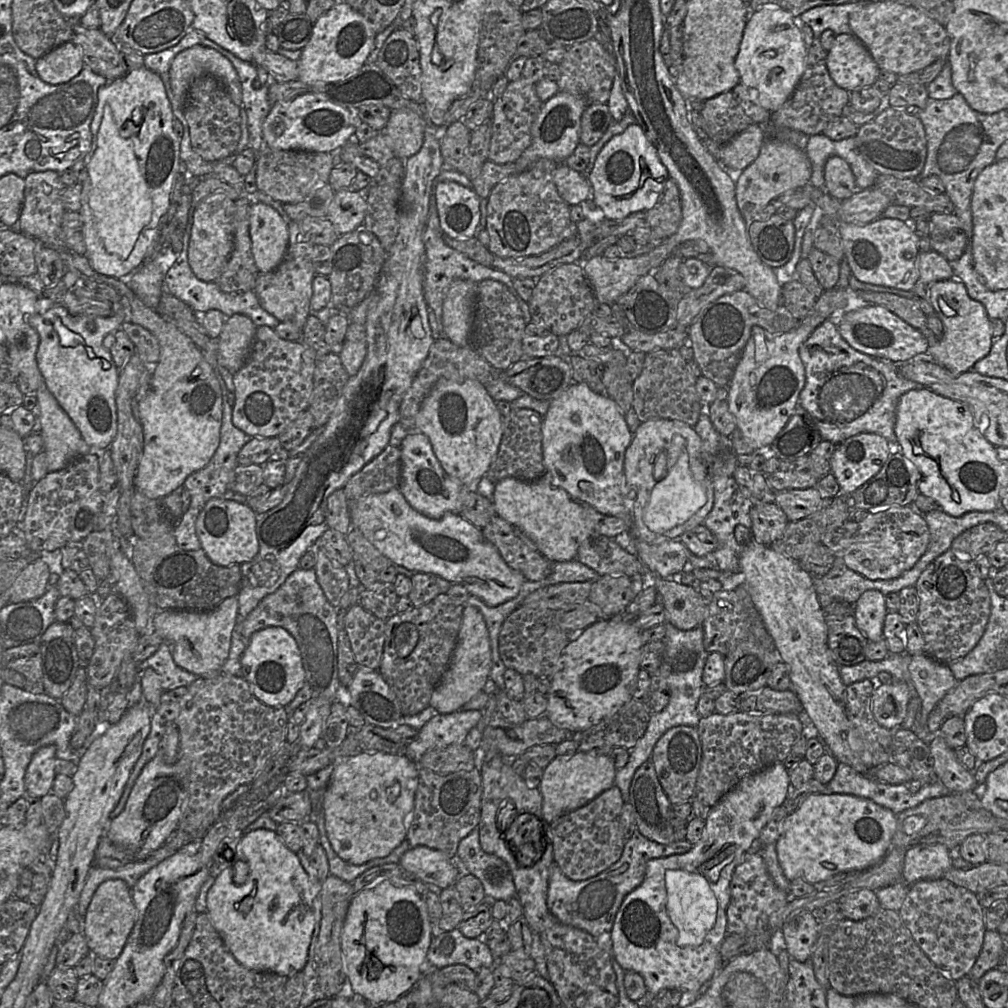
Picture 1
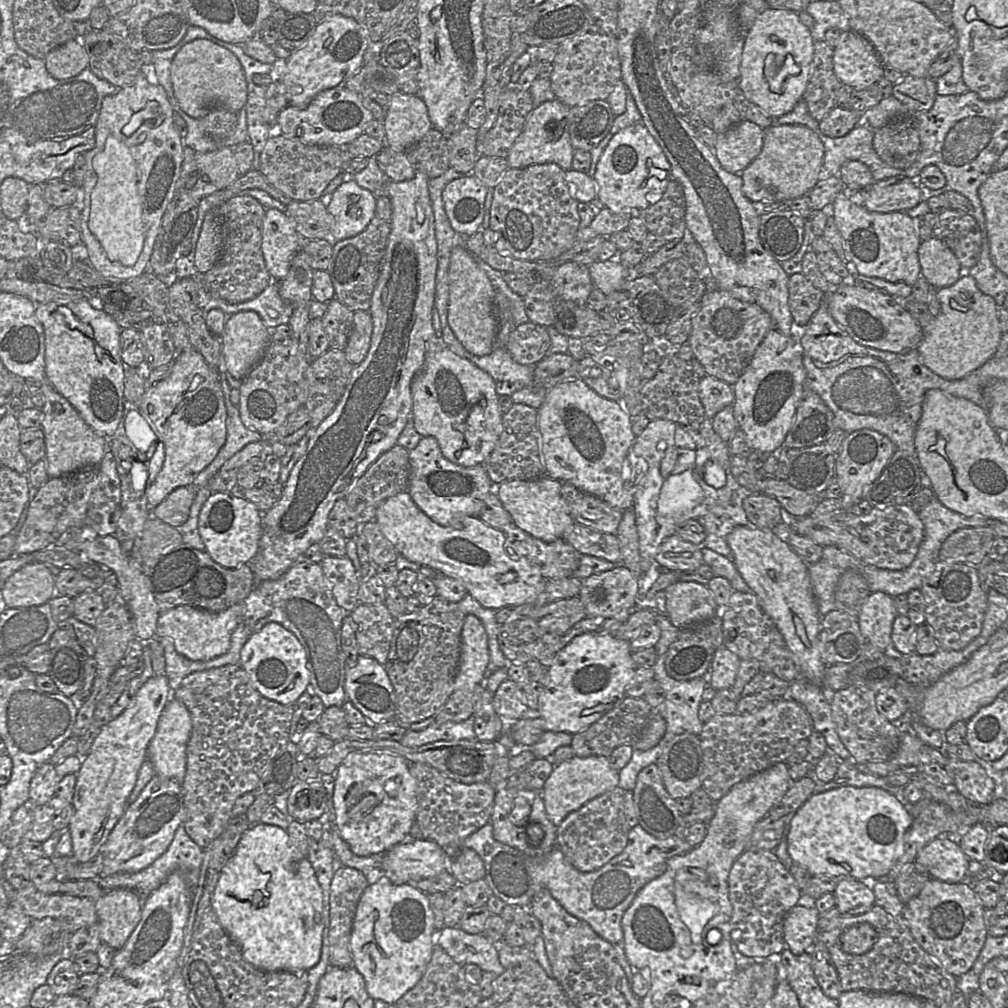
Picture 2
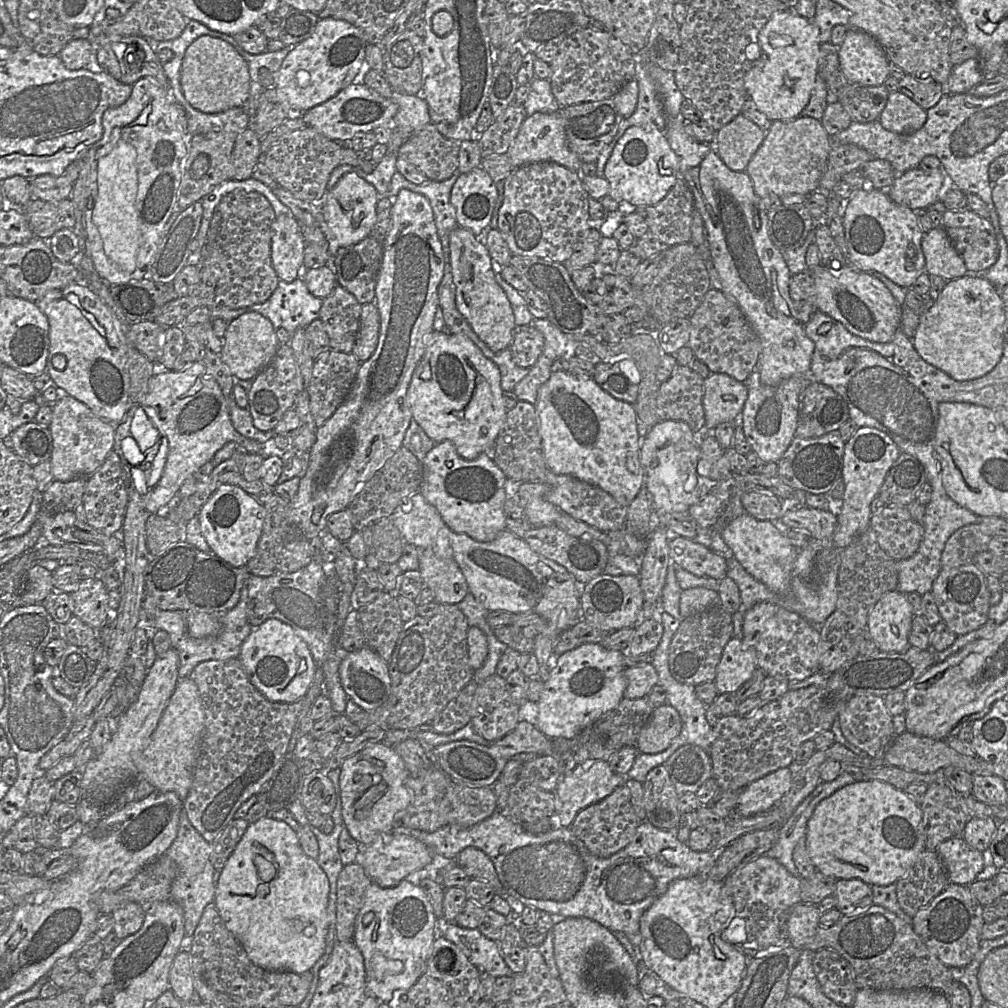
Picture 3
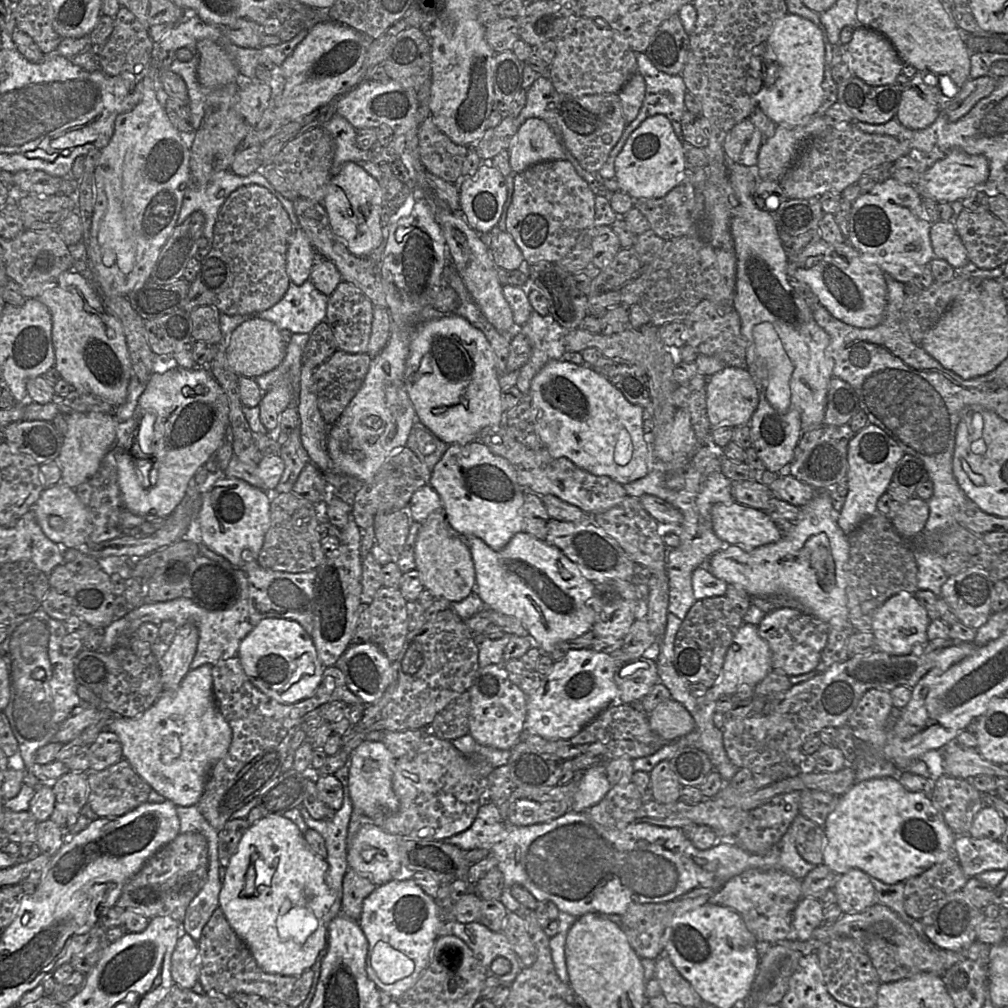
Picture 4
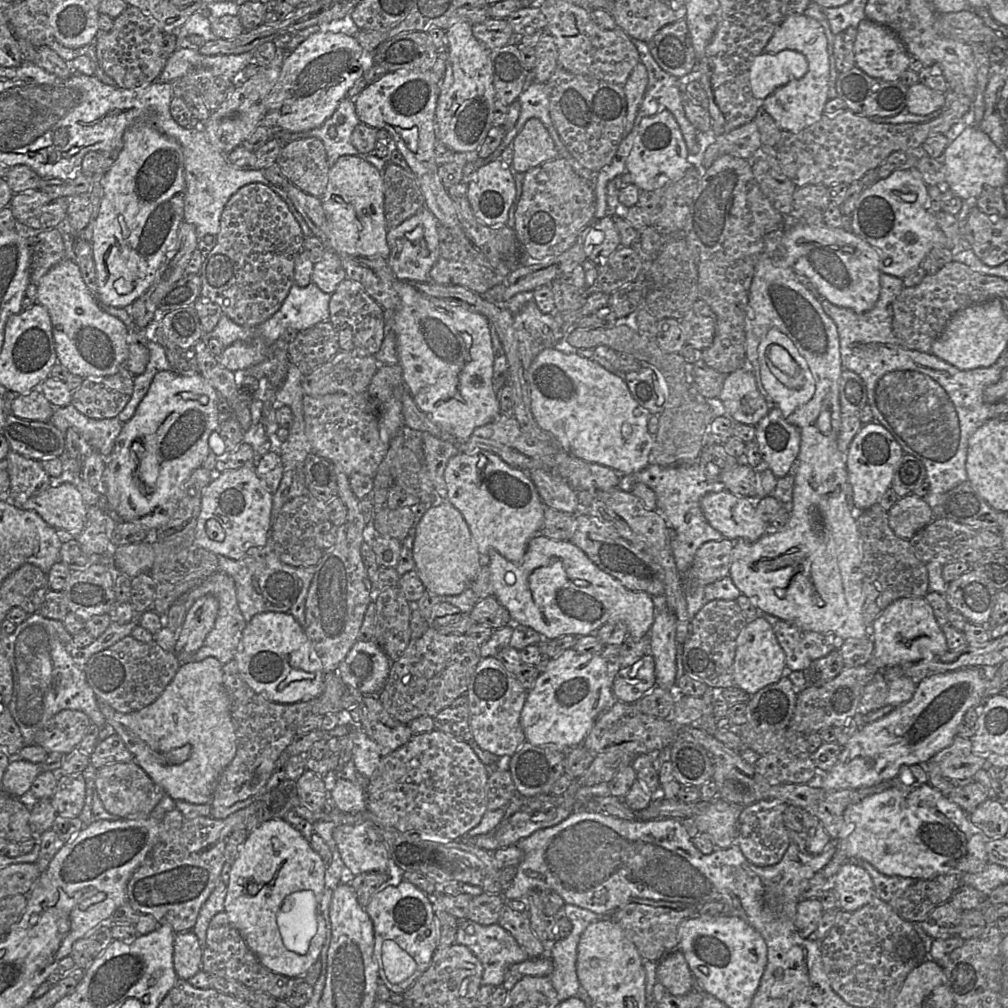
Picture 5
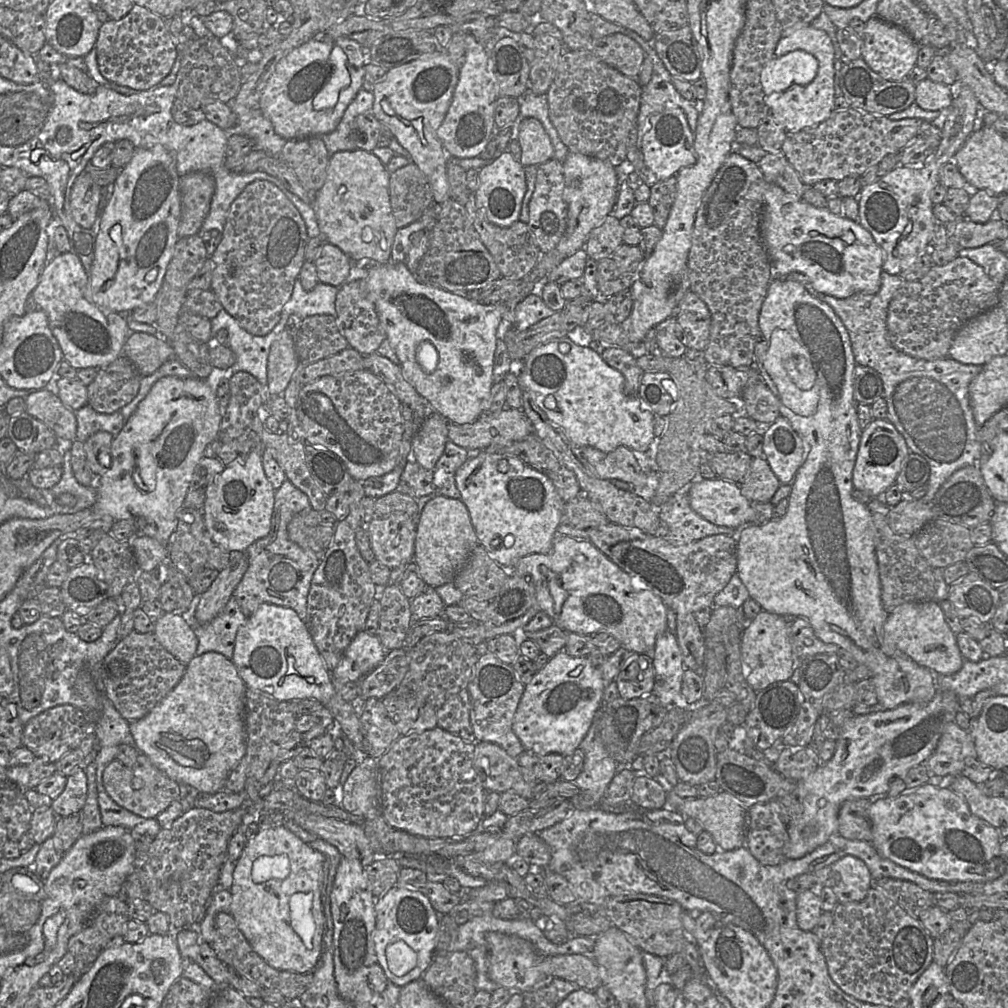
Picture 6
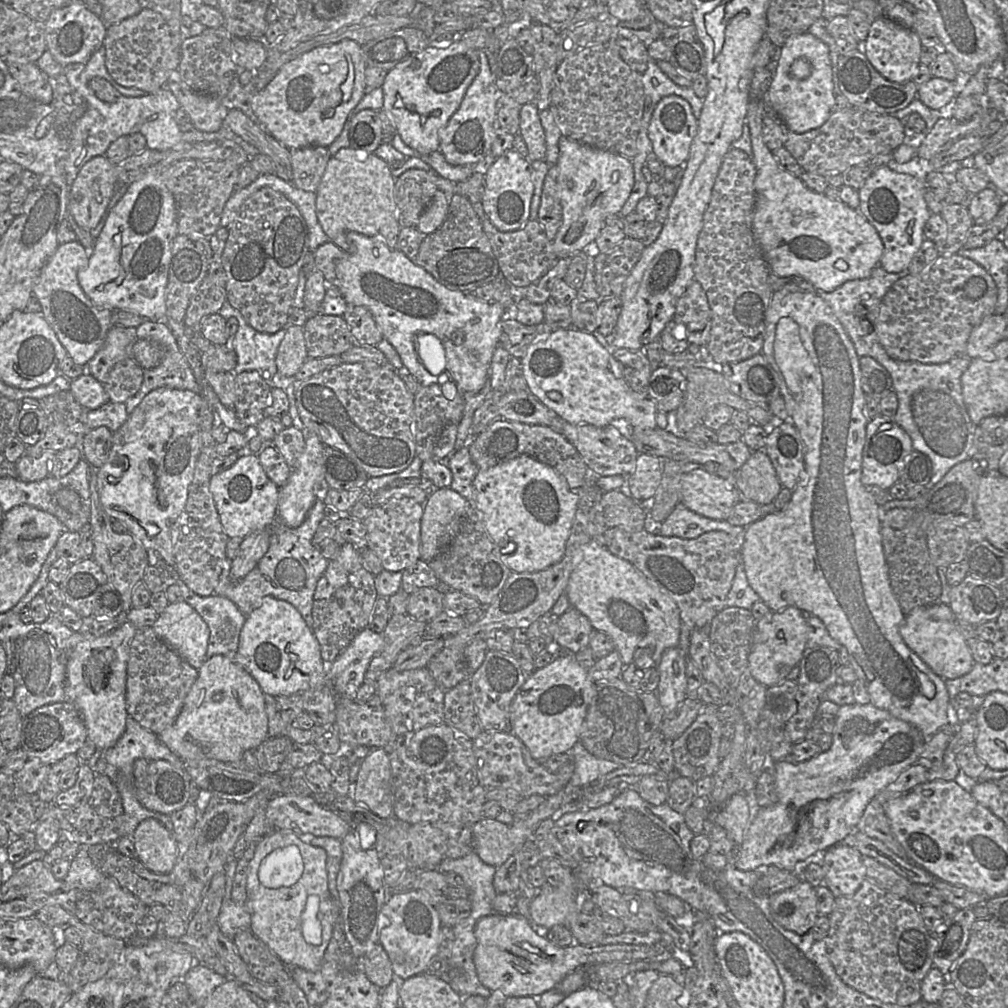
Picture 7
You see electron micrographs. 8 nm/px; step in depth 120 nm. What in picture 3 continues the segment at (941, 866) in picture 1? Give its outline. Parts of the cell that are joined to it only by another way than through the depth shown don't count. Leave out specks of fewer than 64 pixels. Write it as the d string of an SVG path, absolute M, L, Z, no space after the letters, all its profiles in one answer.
M962 837L941 842L936 852L951 883L968 886L985 867L983 853L970 847Z

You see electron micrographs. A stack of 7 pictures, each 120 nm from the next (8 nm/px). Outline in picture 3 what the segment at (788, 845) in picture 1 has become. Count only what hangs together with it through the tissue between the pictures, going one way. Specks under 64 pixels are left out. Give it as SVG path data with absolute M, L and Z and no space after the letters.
M881 780L855 781L823 799L807 824L805 842L808 855L817 870L836 879L861 879L871 885L887 886L896 883L925 850L921 829L922 812L909 795Z

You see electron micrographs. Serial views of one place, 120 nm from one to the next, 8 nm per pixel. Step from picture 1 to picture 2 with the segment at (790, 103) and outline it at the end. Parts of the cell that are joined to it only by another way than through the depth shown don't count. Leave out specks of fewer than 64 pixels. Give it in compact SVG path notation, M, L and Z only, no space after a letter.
M825 41L814 42L811 71L802 99L818 122L837 106L837 91L843 84L835 75L833 54L834 48Z

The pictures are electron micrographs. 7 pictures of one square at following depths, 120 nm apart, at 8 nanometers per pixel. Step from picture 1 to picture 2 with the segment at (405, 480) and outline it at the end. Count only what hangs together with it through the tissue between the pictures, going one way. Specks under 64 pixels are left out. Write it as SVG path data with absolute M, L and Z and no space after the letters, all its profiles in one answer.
M422 437L418 445L409 451L410 478L407 492L417 507L431 520L445 527L462 528L462 519L468 516L478 517L483 508L484 497L492 490L484 464L475 467L463 467L447 460L441 453L439 444L434 437Z

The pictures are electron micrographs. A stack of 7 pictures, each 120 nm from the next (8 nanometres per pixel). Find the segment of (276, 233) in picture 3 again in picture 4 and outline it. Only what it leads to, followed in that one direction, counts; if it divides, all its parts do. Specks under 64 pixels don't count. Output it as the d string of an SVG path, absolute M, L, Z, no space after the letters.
M302 228L294 229L286 255L286 271L290 282L302 285L309 279L312 266L313 247Z

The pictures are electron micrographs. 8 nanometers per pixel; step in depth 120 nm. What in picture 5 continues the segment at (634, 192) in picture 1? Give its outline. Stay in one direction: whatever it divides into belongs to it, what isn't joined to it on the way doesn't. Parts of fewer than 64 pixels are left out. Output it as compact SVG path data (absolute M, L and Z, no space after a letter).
M668 110L644 117L626 159L626 172L641 191L653 191L678 181L689 167L688 150L680 127Z

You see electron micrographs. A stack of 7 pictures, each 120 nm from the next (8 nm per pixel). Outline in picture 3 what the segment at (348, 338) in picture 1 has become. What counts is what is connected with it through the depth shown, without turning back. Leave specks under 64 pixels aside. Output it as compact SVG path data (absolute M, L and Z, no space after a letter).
M375 303L362 306L360 328L352 354L361 362L367 361L374 353L380 329L380 315Z

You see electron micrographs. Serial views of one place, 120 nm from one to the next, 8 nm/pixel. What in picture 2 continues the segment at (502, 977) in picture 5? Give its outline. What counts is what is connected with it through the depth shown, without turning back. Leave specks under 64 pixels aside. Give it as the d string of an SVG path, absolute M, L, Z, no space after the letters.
M444 927L433 932L433 947L441 947L461 965L476 964L485 972L500 975L506 969L501 965L495 943L483 934L469 934L458 927Z

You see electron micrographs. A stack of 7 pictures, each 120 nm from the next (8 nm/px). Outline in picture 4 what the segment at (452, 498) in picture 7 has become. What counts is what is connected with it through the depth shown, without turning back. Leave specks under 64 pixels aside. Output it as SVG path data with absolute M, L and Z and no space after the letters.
M443 510L431 513L420 525L414 550L416 570L425 589L437 600L459 602L465 599L475 586L475 568L471 552L447 522Z

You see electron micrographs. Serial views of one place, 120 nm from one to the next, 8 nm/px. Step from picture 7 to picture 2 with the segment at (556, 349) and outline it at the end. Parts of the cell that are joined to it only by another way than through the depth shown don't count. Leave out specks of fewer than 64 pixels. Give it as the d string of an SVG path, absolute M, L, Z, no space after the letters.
M576 377L549 389L542 406L537 411L541 434L541 455L546 476L569 483L585 493L600 498L612 508L622 512L633 508L636 486L625 487L622 470L623 461L636 436L632 432L632 417L622 403L600 396L582 379Z

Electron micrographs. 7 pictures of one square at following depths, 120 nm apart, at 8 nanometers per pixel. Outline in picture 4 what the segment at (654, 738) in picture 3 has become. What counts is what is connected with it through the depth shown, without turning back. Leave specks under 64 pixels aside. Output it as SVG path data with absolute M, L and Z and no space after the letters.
M670 698L649 714L650 728L668 743L689 734L695 728L691 714L683 704Z

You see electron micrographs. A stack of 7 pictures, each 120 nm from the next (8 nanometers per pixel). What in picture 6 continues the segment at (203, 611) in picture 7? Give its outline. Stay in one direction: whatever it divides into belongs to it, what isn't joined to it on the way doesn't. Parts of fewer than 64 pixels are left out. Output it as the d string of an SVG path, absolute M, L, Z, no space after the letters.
M195 594L190 607L182 613L198 638L196 656L217 652L232 660L237 632L247 617L243 614L236 597L232 595L223 610L211 622L199 624L195 618L199 596Z

